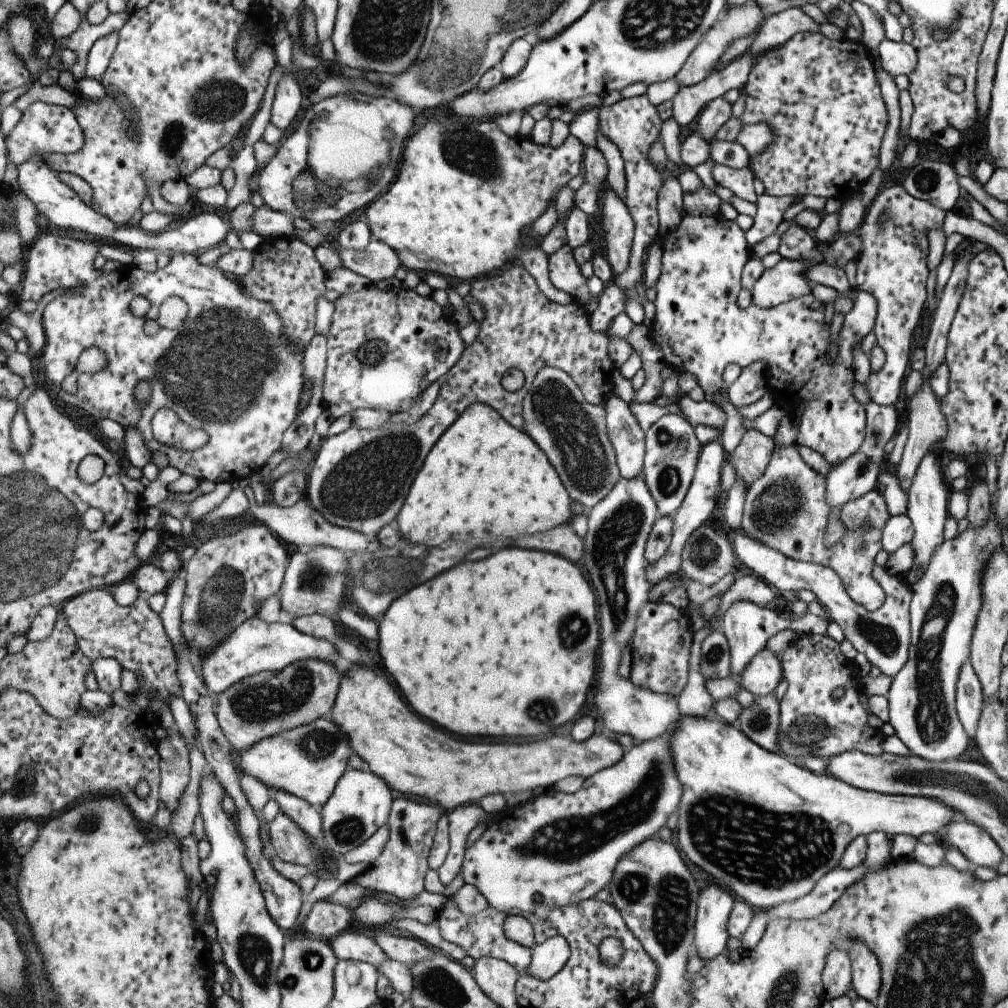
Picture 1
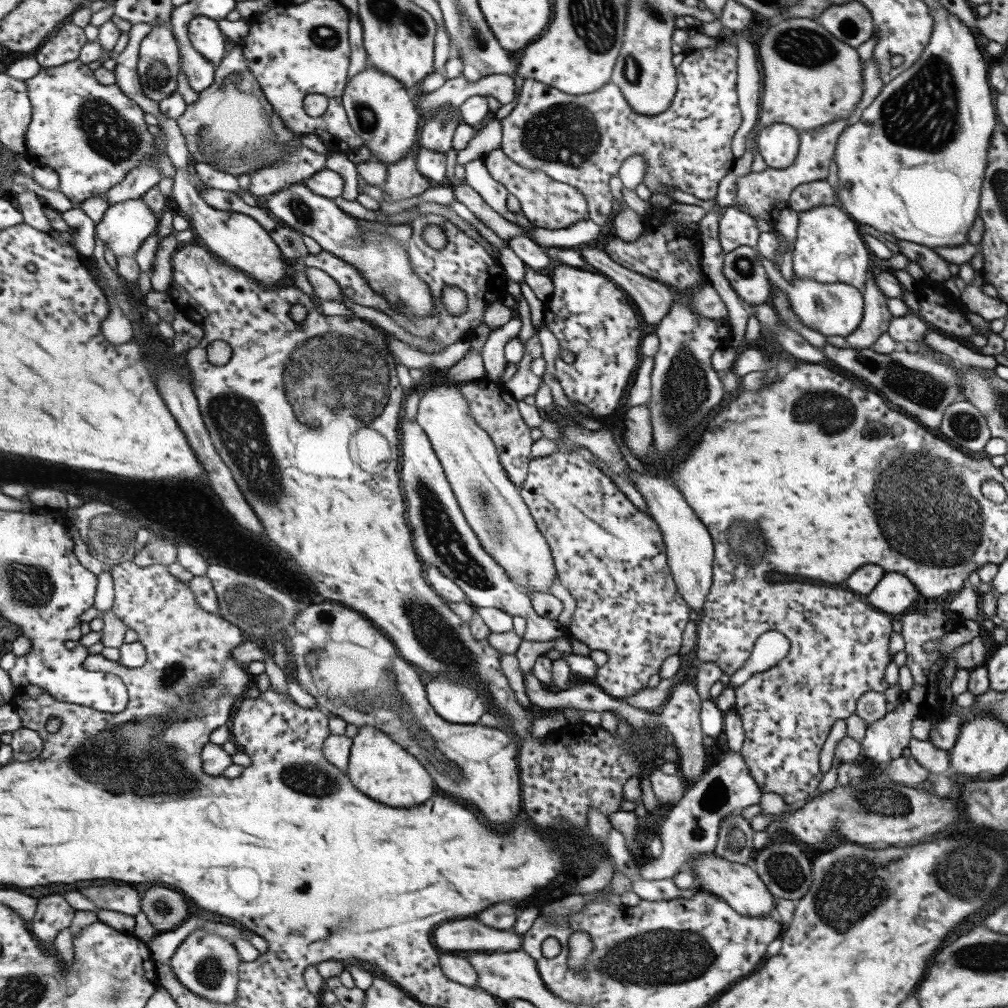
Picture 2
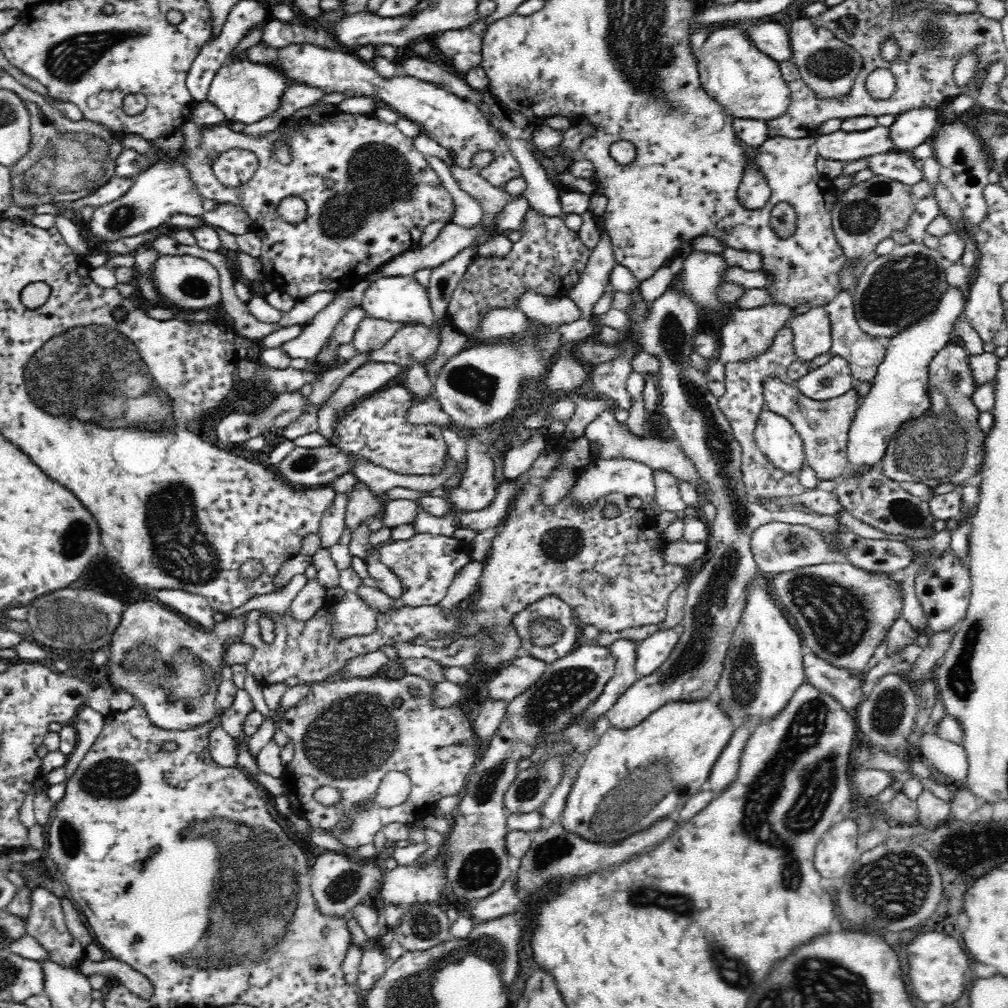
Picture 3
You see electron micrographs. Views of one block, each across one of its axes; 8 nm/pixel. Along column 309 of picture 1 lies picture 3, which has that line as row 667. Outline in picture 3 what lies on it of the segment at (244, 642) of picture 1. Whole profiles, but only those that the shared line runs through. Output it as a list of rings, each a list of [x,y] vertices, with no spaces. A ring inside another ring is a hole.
[[[664,630],[636,644],[636,674],[646,678],[654,674],[672,654],[680,638],[680,630]]]

